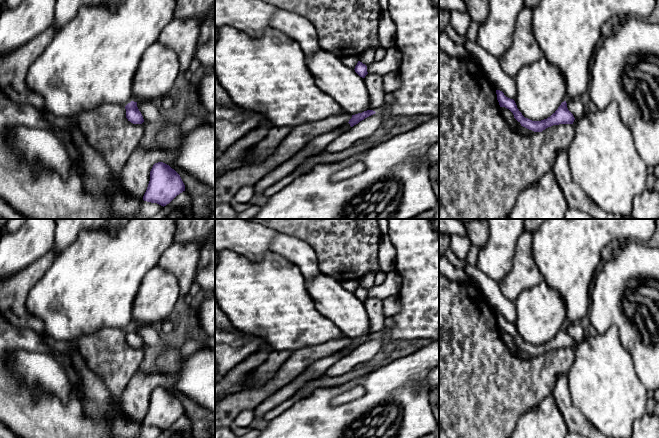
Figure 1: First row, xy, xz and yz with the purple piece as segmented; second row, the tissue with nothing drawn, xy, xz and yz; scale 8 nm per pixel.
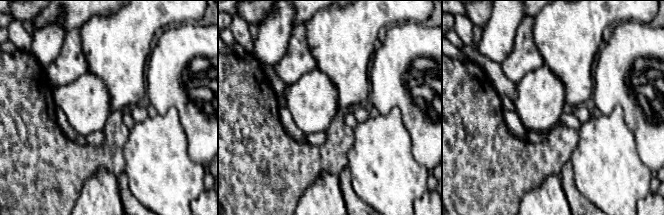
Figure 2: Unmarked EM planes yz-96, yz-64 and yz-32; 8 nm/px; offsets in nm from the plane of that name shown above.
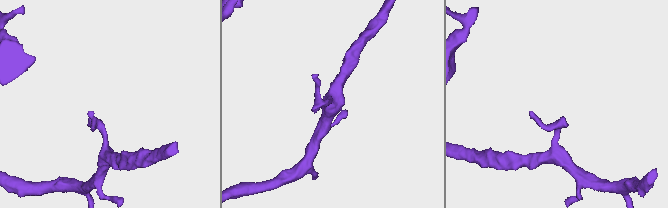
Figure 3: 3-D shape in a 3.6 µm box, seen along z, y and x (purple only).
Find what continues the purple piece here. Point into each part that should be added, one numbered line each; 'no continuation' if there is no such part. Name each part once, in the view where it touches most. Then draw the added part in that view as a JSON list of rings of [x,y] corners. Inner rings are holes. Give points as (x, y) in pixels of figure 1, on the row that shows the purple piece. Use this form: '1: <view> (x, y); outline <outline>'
1: xz (319, 143); outline [[[345,123],[331,132],[325,133],[323,135],[315,137],[311,140],[306,147],[291,157],[289,160],[285,161],[277,168],[266,174],[260,181],[254,185],[255,196],[260,196],[263,194],[264,190],[269,186],[275,184],[282,178],[291,174],[297,166],[307,159],[309,156],[321,152],[326,149],[326,147],[341,134],[350,130],[351,126],[349,123]]]

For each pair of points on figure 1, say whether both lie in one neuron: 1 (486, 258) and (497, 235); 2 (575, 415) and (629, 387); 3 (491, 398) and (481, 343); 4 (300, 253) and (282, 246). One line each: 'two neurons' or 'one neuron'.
1: one neuron
2: two neurons
3: one neuron
4: one neuron

